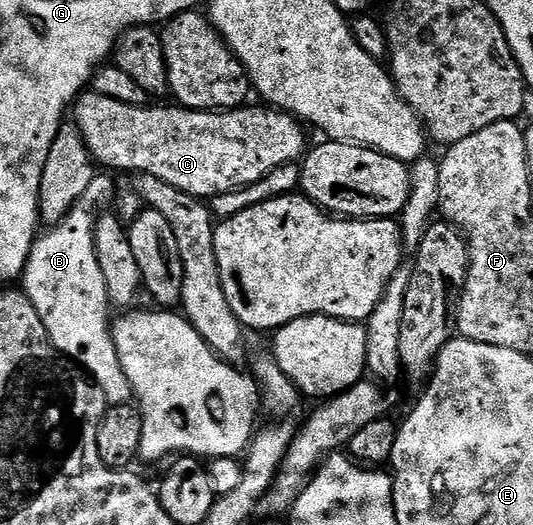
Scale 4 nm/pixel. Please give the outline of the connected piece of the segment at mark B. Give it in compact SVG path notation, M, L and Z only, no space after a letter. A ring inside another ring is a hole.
M110 173L94 175L84 194L83 202L72 208L60 223L52 225L34 241L28 264L22 272L21 288L36 313L39 314L49 340L65 355L84 366L94 378L106 403L113 407L132 399L132 388L114 346L109 312L109 295L104 285L103 272L95 254L95 212L89 203L97 206L116 201L117 189Z

